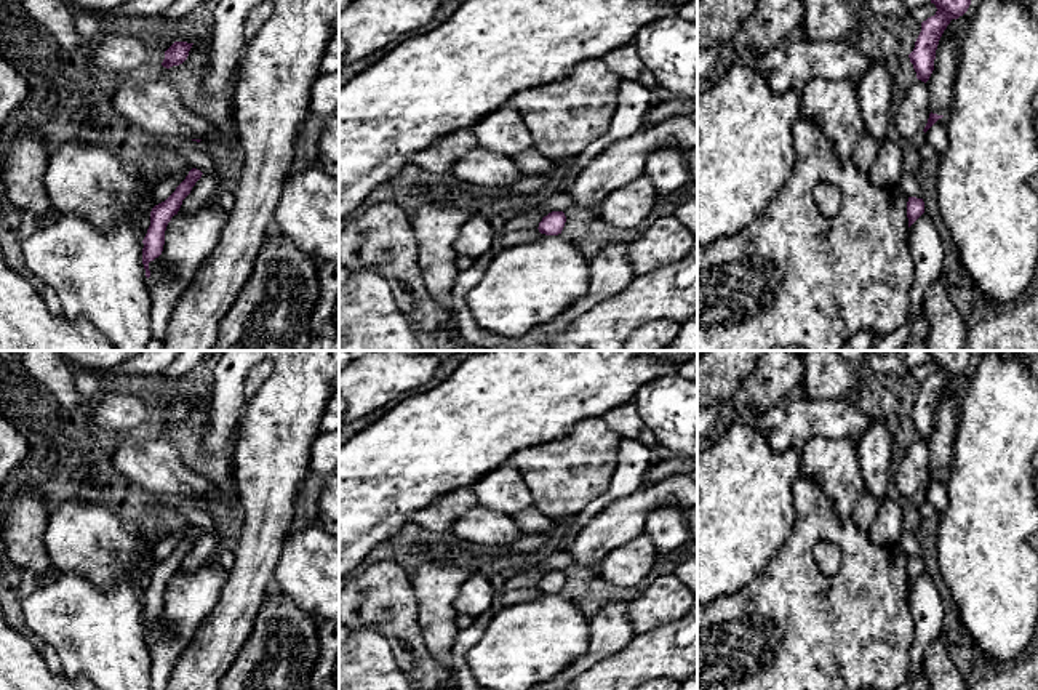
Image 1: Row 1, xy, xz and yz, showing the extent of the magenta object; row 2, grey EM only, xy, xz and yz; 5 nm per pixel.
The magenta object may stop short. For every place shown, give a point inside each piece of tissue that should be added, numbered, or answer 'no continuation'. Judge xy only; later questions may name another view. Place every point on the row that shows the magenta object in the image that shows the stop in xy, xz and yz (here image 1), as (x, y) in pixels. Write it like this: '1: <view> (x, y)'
no continuation

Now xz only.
no continuation

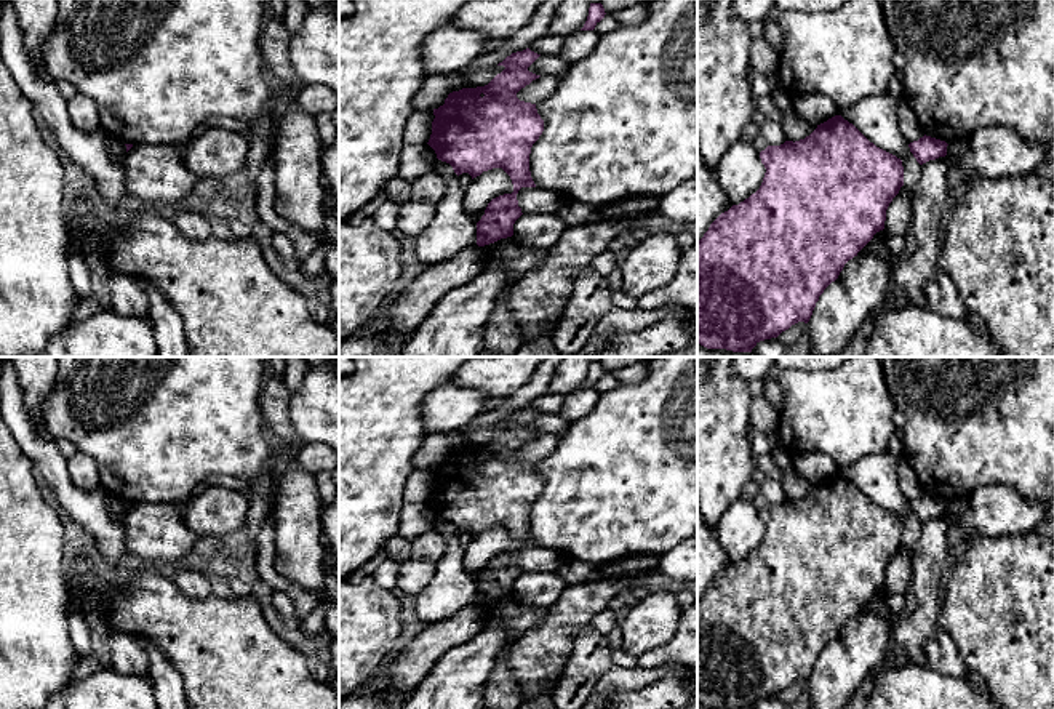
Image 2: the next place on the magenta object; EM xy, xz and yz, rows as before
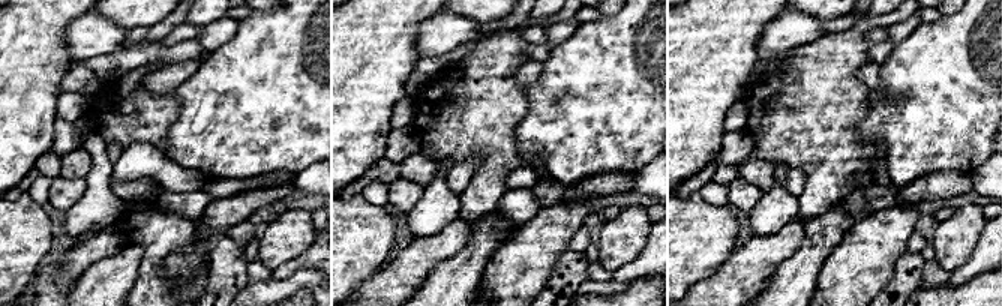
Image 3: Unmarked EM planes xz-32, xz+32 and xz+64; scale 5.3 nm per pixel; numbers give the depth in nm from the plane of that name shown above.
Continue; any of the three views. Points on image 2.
no continuation

